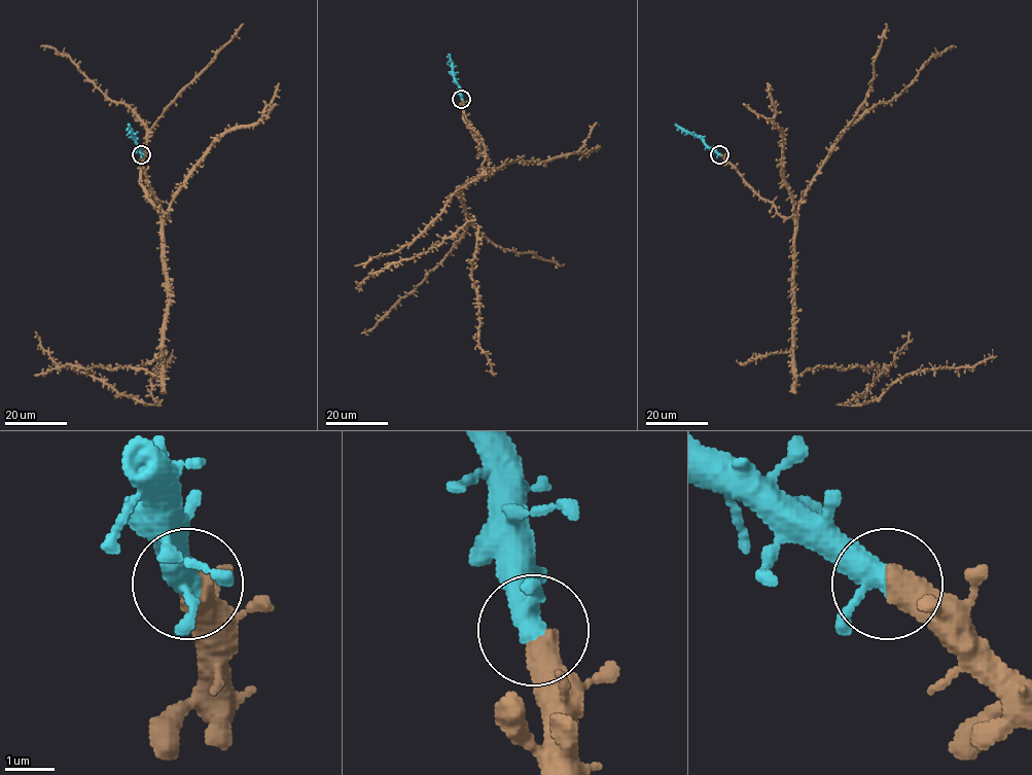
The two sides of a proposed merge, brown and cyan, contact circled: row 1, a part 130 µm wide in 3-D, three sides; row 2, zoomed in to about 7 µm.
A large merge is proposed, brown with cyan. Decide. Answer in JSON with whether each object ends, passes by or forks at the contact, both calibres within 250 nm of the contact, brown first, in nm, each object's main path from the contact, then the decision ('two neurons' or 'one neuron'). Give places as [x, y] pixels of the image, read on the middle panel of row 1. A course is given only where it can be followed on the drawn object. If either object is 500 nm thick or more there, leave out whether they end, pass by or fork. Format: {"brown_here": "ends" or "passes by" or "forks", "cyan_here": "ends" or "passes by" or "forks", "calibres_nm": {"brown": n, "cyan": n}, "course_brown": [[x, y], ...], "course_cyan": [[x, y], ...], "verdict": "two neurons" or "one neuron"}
{"calibres_nm": {"brown": 550, "cyan": 360}, "course_brown": [[462, 99], [488, 173], [462, 186], [399, 256], [422, 254], [475, 220], [478, 348], [494, 371]], "course_cyan": [[462, 99], [449, 54]], "verdict": "one neuron"}

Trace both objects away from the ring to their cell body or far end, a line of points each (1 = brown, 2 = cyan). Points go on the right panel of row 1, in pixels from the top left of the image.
1: (719, 154), (793, 220), (797, 375), (878, 366), (842, 404), (860, 406), (908, 375), (972, 367), (992, 349)
2: (719, 154), (675, 124)

